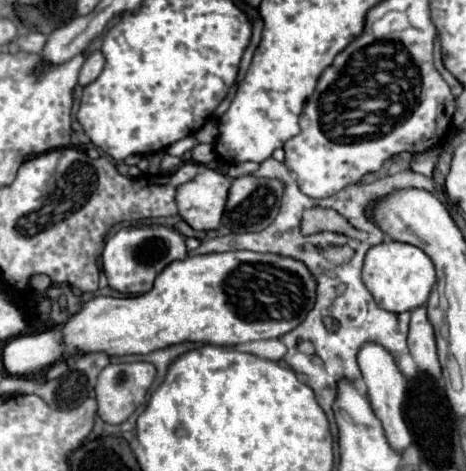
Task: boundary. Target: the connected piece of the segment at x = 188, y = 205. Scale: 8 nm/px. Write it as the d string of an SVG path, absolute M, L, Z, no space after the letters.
M205 169L195 179L179 185L175 193L179 215L193 229L217 229L221 225L221 215L225 209L231 181L233 179L223 173Z

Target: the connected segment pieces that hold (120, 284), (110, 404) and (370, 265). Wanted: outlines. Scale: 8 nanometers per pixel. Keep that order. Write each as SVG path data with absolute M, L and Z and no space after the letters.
M145 225L145 227L131 227L119 229L111 235L103 247L101 261L103 273L107 275L109 287L123 293L123 295L139 295L147 293L155 281L155 277L171 263L187 257L185 237L175 229L163 225Z
M135 361L135 363L109 363L95 385L95 395L99 403L99 417L105 423L119 425L129 419L129 415L145 401L147 389L151 387L155 379L155 367L145 361Z
M397 241L379 243L371 247L365 255L363 283L381 309L387 309L393 313L413 311L427 303L429 291L435 285L433 261L415 245L397 243Z

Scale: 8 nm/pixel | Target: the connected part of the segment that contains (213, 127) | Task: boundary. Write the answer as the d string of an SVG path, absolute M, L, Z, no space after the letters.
M209 119L197 133L195 133L195 139L197 143L213 143L217 137L217 123L213 119Z

